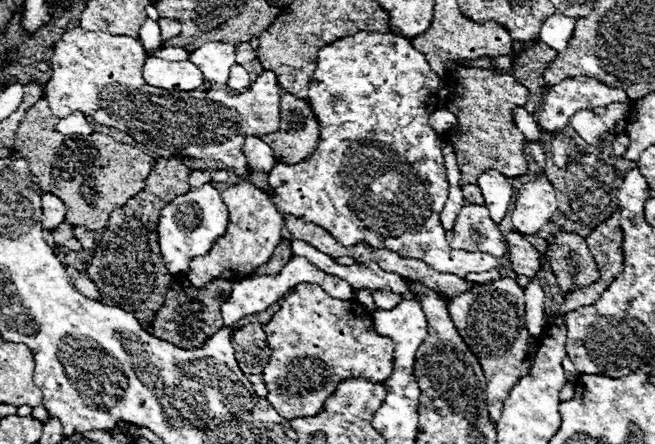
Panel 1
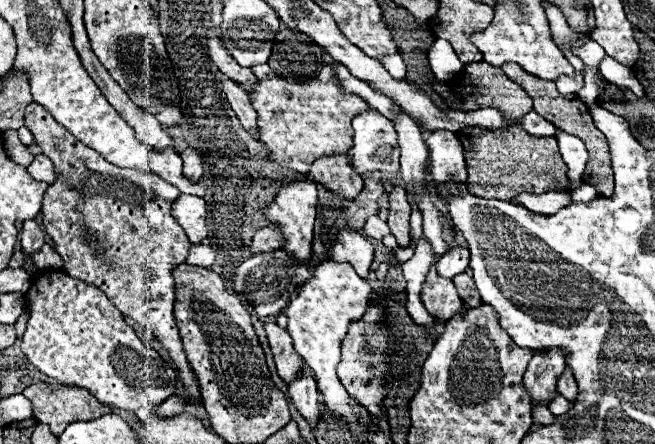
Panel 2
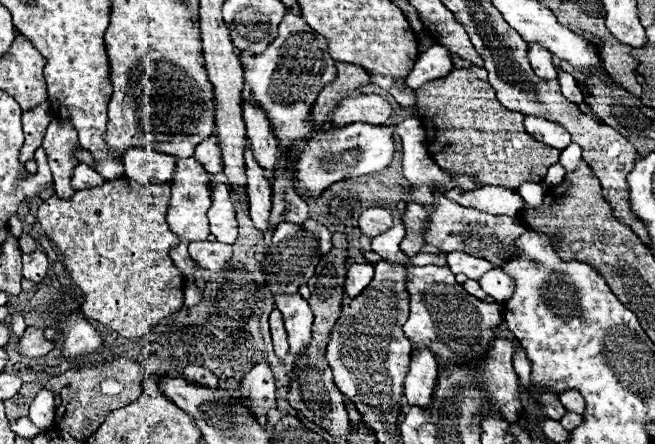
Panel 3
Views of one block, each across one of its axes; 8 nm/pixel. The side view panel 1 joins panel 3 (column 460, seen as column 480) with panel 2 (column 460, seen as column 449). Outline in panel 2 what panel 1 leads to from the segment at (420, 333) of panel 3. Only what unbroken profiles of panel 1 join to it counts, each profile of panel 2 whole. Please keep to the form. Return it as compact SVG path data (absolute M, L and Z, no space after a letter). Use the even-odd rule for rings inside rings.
M432 266L426 274L426 282L422 286L420 294L424 306L430 314L434 314L440 322L448 322L456 312L462 310L462 298L458 296L452 280L442 278L436 274L436 268Z

